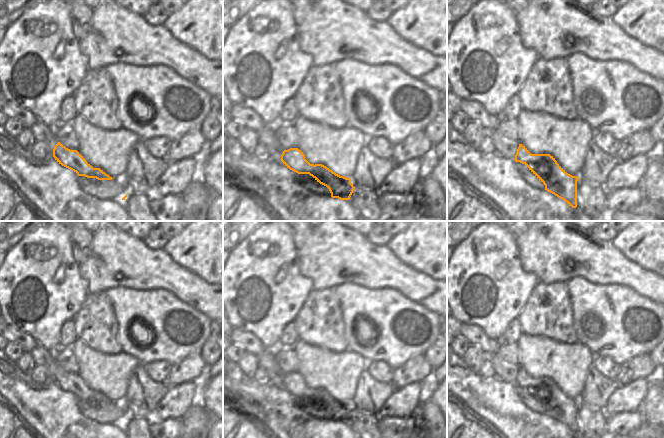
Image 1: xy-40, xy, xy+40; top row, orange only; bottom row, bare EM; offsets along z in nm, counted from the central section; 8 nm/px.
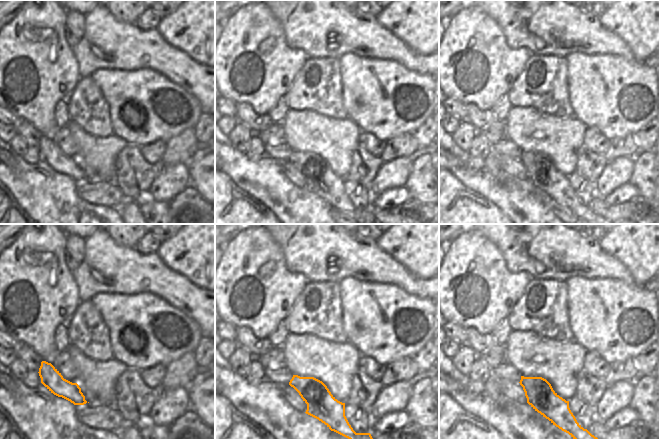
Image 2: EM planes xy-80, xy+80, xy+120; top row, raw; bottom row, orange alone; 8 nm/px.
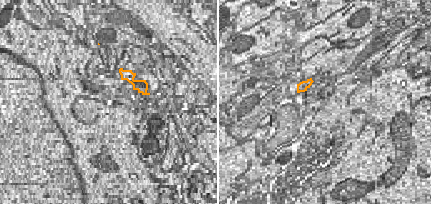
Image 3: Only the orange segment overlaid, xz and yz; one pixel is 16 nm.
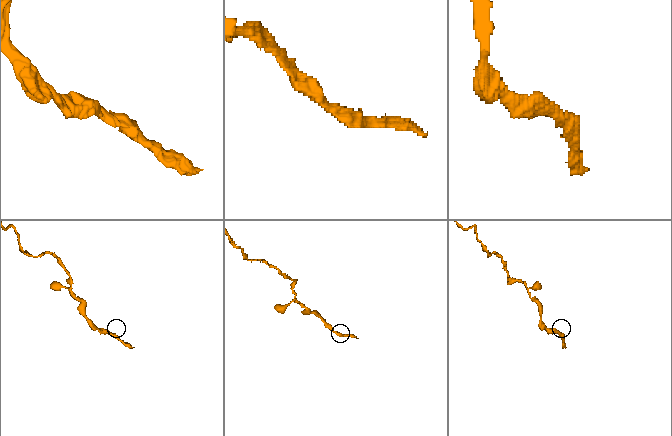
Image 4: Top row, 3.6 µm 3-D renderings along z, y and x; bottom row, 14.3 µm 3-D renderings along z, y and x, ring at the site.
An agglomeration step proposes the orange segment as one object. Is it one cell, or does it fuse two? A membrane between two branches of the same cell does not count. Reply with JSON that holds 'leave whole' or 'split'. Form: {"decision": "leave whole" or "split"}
{"decision": "leave whole"}

